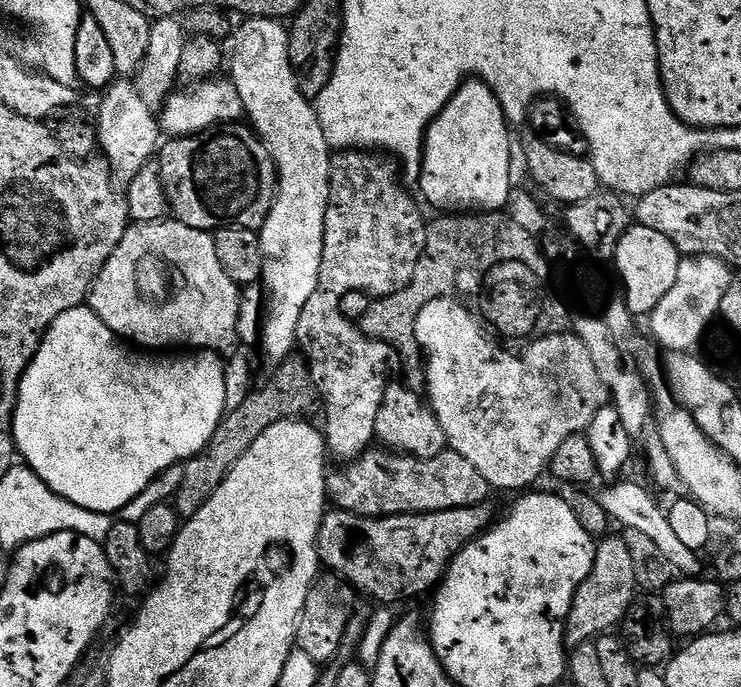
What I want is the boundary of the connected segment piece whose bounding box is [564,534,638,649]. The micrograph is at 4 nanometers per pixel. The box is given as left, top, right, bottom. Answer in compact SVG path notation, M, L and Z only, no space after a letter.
M608 534L597 543L596 561L582 586L574 594L572 609L568 615L568 623L564 625L564 643L569 649L577 648L583 644L595 641L597 636L602 636L613 631L612 628L621 623L627 612L630 610L633 601L638 596L636 587L636 575L634 574L634 562L630 559L630 550L626 550L626 542L623 535Z

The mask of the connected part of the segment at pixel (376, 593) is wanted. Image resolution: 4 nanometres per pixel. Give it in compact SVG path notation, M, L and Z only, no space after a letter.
M485 502L454 510L411 512L408 516L356 516L353 512L329 511L316 543L320 547L320 563L329 573L344 577L357 593L365 592L370 599L377 600L377 605L396 606L399 600L431 593L443 581L452 559L480 533L488 531L497 519L498 512L490 505Z

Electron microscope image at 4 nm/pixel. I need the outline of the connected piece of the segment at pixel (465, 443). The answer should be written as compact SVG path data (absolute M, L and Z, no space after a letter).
M443 296L434 302L426 302L426 306L422 306L422 314L418 314L418 322L416 323L416 337L420 343L420 351L424 353L426 361L426 399L428 407L436 415L442 426L442 430L446 434L448 448L451 451L462 454L462 458L466 458L466 462L472 463L478 470L478 474L482 474L482 478L486 478L488 485L493 489L524 488L520 490L528 490L535 485L532 483L543 472L545 475L549 471L558 446L562 446L562 442L566 442L566 438L587 433L588 427L594 421L594 416L598 414L598 410L602 410L604 405L609 403L610 393L608 387L602 382L602 377L598 374L597 367L594 366L594 358L590 358L590 350L586 350L584 343L575 334L561 334L559 336L541 335L539 337L540 340L533 339L531 341L533 344L525 352L520 352L517 356L511 356L499 344L499 342L501 343L499 339L496 339L497 341L491 340L480 329L479 323L481 324L481 321L474 315L473 309L465 306L459 299L451 296Z

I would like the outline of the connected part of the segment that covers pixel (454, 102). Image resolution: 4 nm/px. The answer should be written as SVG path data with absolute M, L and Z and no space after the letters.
M469 78L433 118L424 135L419 195L444 214L499 212L509 207L512 188L512 136L502 106L485 80Z

